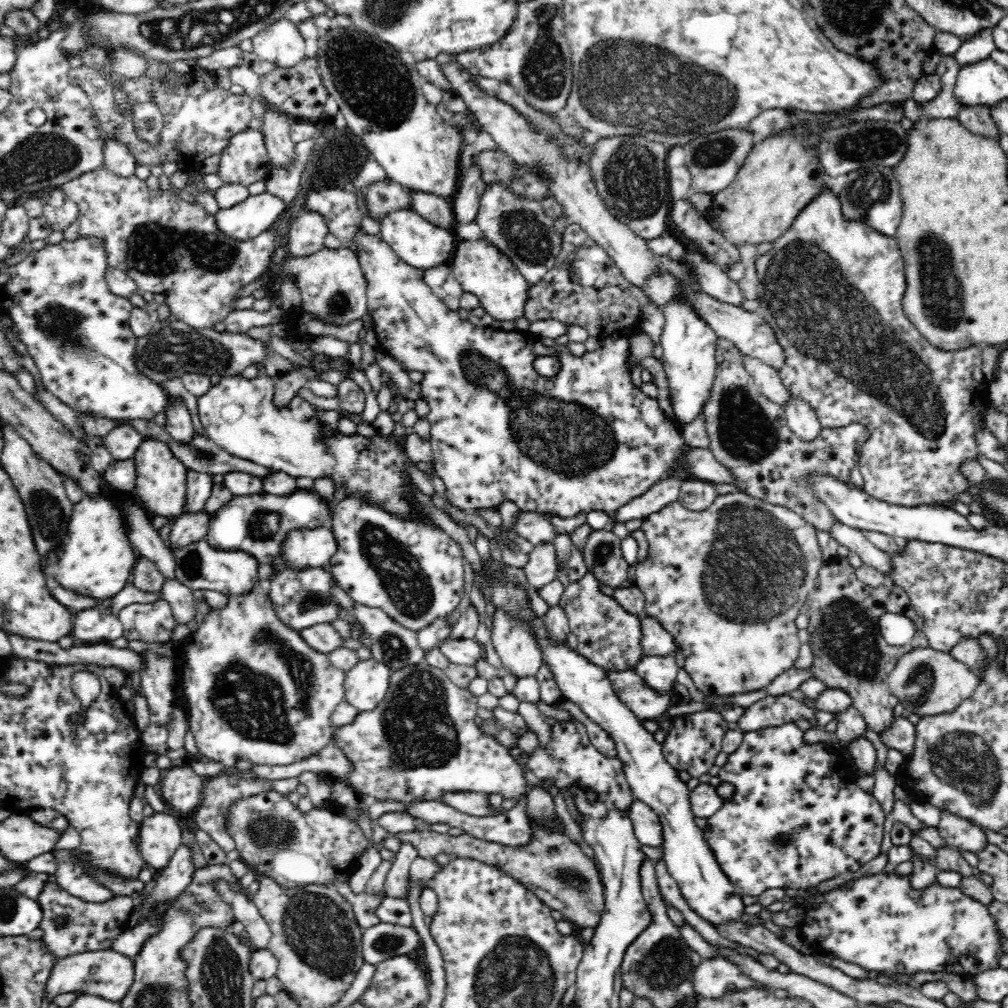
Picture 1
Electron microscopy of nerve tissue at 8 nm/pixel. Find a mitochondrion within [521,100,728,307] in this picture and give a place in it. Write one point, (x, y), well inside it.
(633, 180)

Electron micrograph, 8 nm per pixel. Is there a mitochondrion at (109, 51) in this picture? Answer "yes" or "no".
no

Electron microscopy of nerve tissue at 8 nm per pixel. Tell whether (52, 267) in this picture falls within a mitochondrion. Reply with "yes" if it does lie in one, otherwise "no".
no

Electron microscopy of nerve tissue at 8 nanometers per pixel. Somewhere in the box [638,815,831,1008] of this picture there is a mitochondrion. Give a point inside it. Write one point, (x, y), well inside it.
(667, 966)

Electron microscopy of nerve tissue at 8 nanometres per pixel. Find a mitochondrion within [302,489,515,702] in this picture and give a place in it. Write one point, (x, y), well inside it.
(406, 582)

